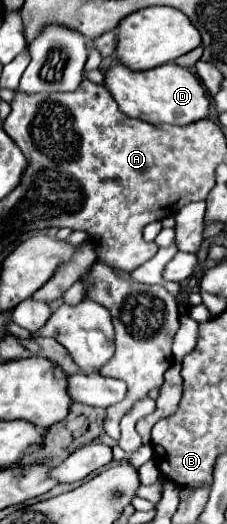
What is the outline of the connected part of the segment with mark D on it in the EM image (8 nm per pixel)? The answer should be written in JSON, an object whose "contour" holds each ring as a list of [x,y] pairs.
{"contour":[[[174,62],[152,68],[148,72],[132,72],[126,66],[116,64],[106,70],[104,86],[112,92],[114,100],[126,116],[138,118],[148,124],[186,126],[208,118],[210,114],[210,96],[202,86],[200,78],[192,70],[182,68]]]}

